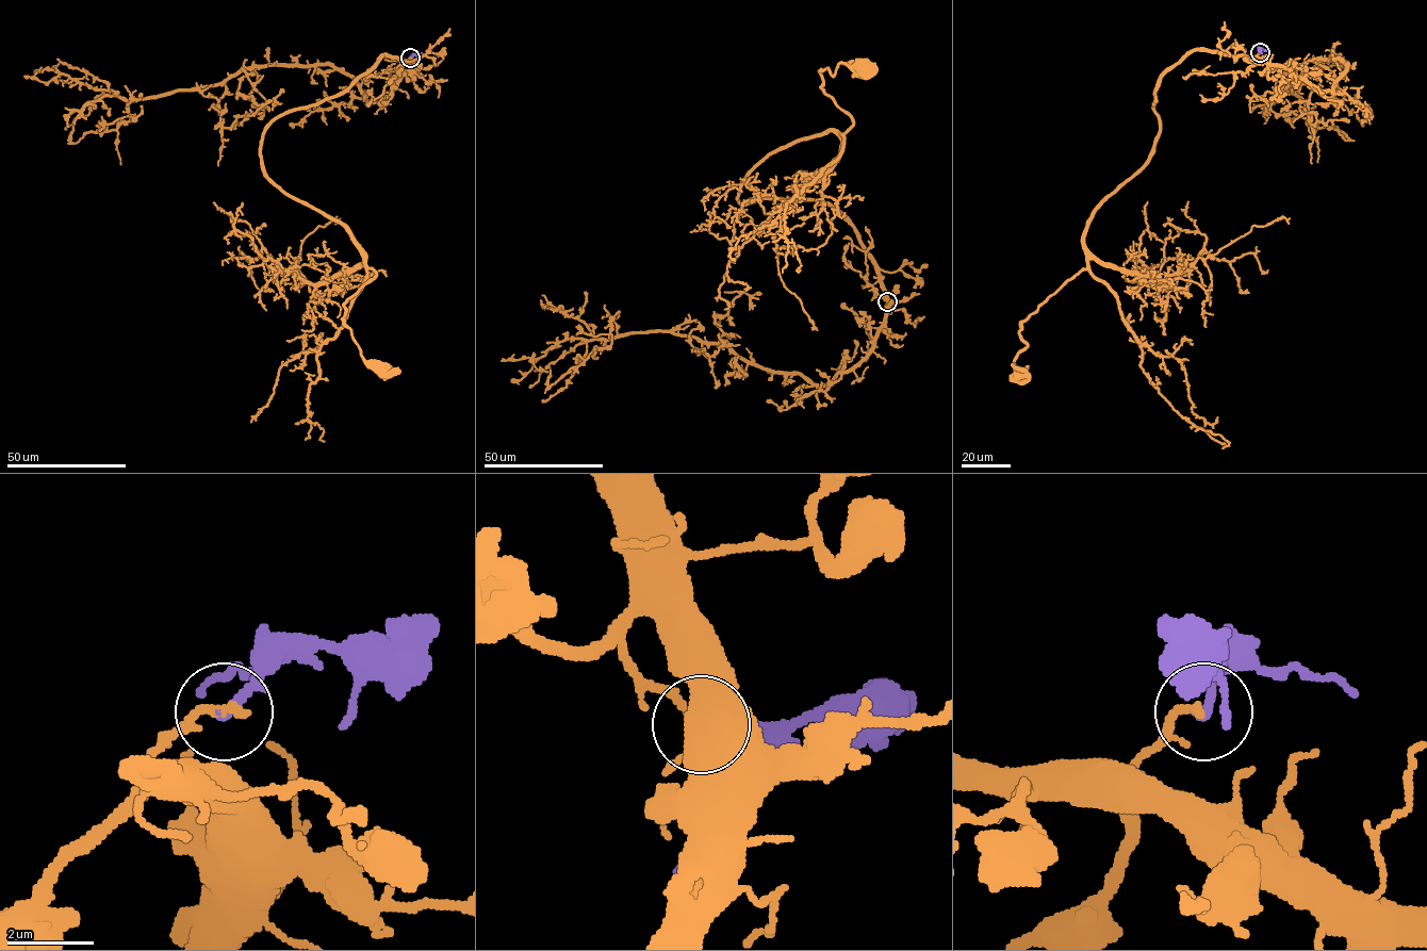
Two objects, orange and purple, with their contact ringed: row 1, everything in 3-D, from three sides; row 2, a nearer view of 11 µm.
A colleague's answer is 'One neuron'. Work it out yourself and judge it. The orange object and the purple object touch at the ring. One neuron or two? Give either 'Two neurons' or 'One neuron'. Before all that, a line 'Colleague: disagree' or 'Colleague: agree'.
Colleague: agree
One neuron

